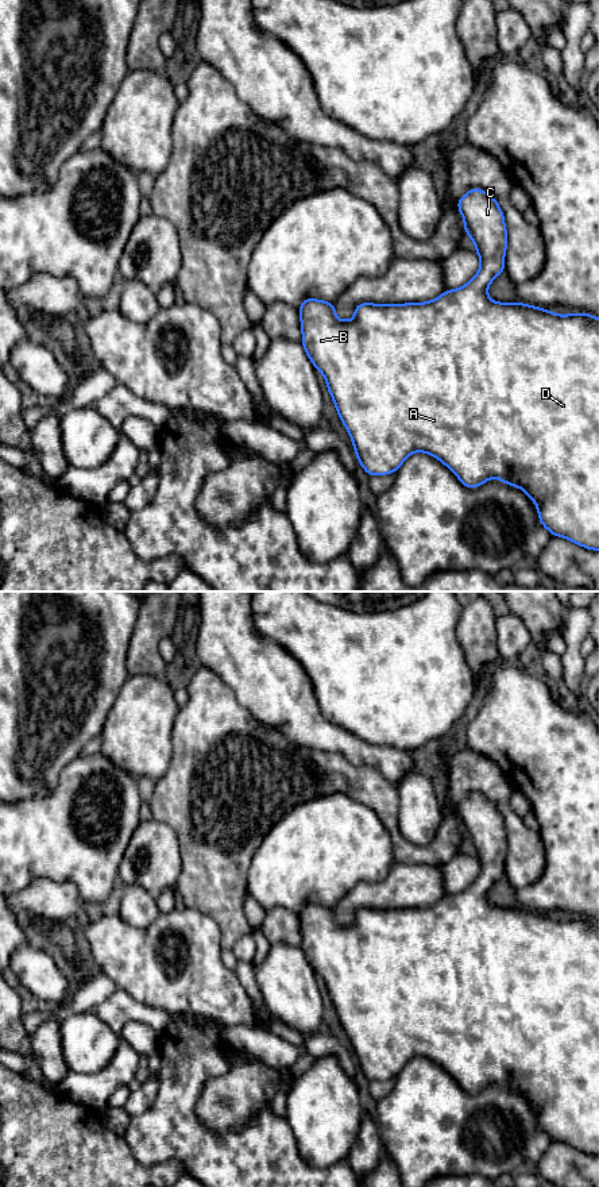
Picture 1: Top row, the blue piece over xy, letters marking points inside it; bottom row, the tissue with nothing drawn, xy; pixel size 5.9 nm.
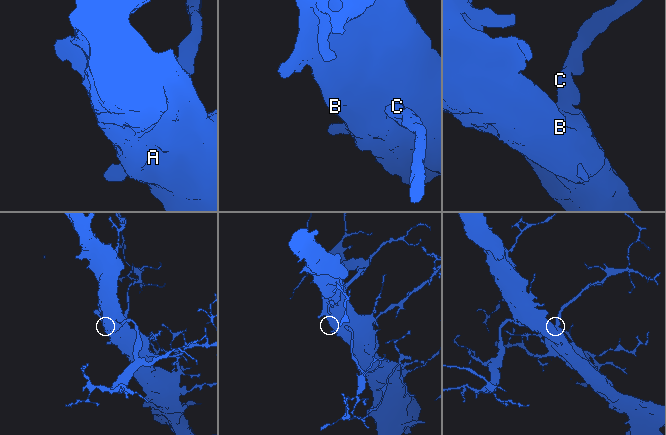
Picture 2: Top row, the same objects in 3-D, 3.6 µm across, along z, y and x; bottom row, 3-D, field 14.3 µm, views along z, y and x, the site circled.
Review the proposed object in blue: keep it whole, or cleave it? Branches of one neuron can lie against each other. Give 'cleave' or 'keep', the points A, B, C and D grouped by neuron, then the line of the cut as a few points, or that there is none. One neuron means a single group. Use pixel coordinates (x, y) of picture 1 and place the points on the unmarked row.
keep | A B C D | no cut

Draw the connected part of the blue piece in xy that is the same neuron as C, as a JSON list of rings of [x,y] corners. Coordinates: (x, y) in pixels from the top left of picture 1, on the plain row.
[[[479,793],[469,794],[459,806],[457,814],[460,816],[464,825],[465,840],[468,840],[475,848],[475,856],[480,864],[480,872],[475,882],[465,890],[459,894],[445,895],[436,905],[426,907],[407,907],[407,909],[371,909],[371,907],[360,907],[355,913],[355,920],[352,925],[339,925],[336,922],[336,916],[333,907],[306,903],[302,910],[298,913],[300,924],[301,924],[301,936],[302,936],[302,951],[305,957],[308,959],[310,967],[314,970],[316,975],[318,975],[326,987],[328,997],[332,1001],[333,1009],[337,1014],[337,1020],[344,1029],[345,1034],[349,1038],[352,1049],[355,1052],[356,1063],[360,1071],[366,1075],[366,1078],[371,1080],[386,1080],[390,1078],[395,1078],[406,1063],[413,1057],[426,1057],[443,1067],[459,1084],[460,1087],[469,1092],[475,1094],[483,1090],[486,1086],[491,1083],[496,1083],[510,1091],[522,1094],[530,1105],[536,1109],[538,1115],[538,1124],[542,1132],[545,1132],[553,1141],[565,1142],[577,1151],[581,1151],[587,1155],[599,1156],[599,924],[590,918],[569,918],[569,920],[557,920],[548,914],[542,914],[534,910],[526,910],[523,907],[496,907],[488,902],[487,894],[494,883],[502,879],[505,875],[505,859],[507,853],[507,835],[505,830],[503,817],[491,799],[486,798]]]

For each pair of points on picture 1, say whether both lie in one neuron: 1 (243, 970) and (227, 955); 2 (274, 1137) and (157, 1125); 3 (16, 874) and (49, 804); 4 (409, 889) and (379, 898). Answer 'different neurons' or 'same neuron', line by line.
1: different neurons
2: same neuron
3: same neuron
4: same neuron

